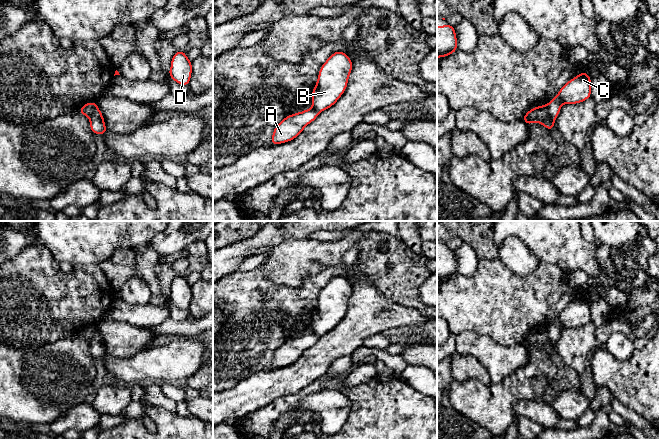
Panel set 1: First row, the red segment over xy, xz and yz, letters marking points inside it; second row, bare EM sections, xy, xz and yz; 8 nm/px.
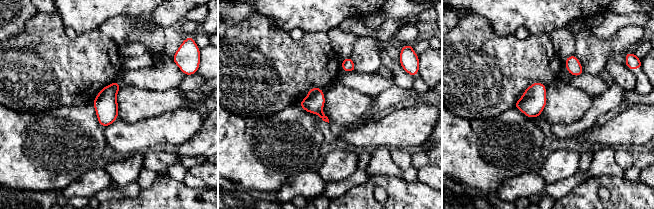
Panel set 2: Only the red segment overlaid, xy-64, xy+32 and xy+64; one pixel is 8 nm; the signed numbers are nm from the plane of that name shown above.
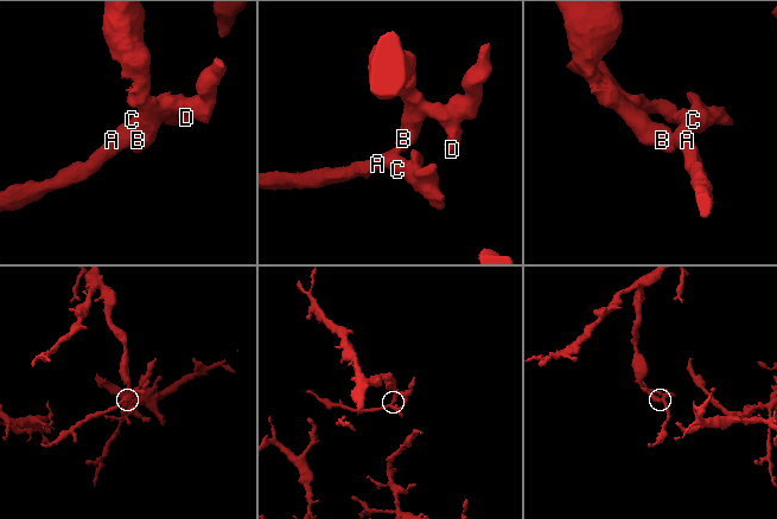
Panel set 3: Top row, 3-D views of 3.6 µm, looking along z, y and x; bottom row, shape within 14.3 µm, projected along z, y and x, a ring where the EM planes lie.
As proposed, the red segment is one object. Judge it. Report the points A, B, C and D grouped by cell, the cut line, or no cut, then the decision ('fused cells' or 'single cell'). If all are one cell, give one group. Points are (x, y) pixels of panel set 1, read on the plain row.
A C / B D; cut in yz along (546, 328), (548, 338), (553, 345); fused cells

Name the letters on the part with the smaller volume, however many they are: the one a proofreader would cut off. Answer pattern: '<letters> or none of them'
A, C

